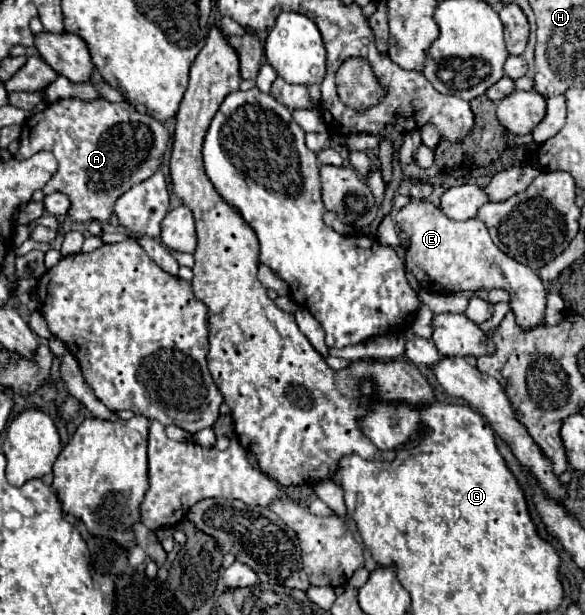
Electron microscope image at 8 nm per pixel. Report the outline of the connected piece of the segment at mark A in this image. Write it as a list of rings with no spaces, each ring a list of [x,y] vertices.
[[[101,98],[101,102],[85,106],[85,102],[61,100],[29,118],[29,122],[23,124],[19,142],[17,160],[47,150],[55,154],[59,162],[57,174],[43,188],[43,194],[63,190],[63,194],[71,198],[69,216],[73,216],[75,222],[103,222],[113,216],[113,204],[121,194],[159,170],[169,144],[169,132],[159,120],[149,114],[139,114],[129,102],[113,104]]]

